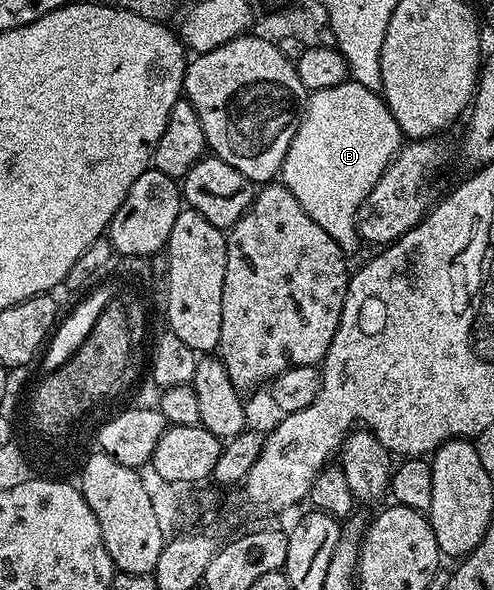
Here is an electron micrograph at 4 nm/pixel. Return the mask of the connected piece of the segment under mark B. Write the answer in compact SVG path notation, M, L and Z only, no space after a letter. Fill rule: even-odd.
M347 78L340 86L328 86L328 90L309 93L306 107L302 113L302 121L298 124L296 138L292 138L292 146L288 146L286 161L282 163L280 173L281 183L285 184L296 200L320 226L320 230L328 233L342 251L350 254L357 244L360 244L358 234L358 211L368 198L372 186L380 182L384 170L398 155L404 137L396 118L388 110L385 100L379 93L368 90L368 86L360 86L354 80Z

